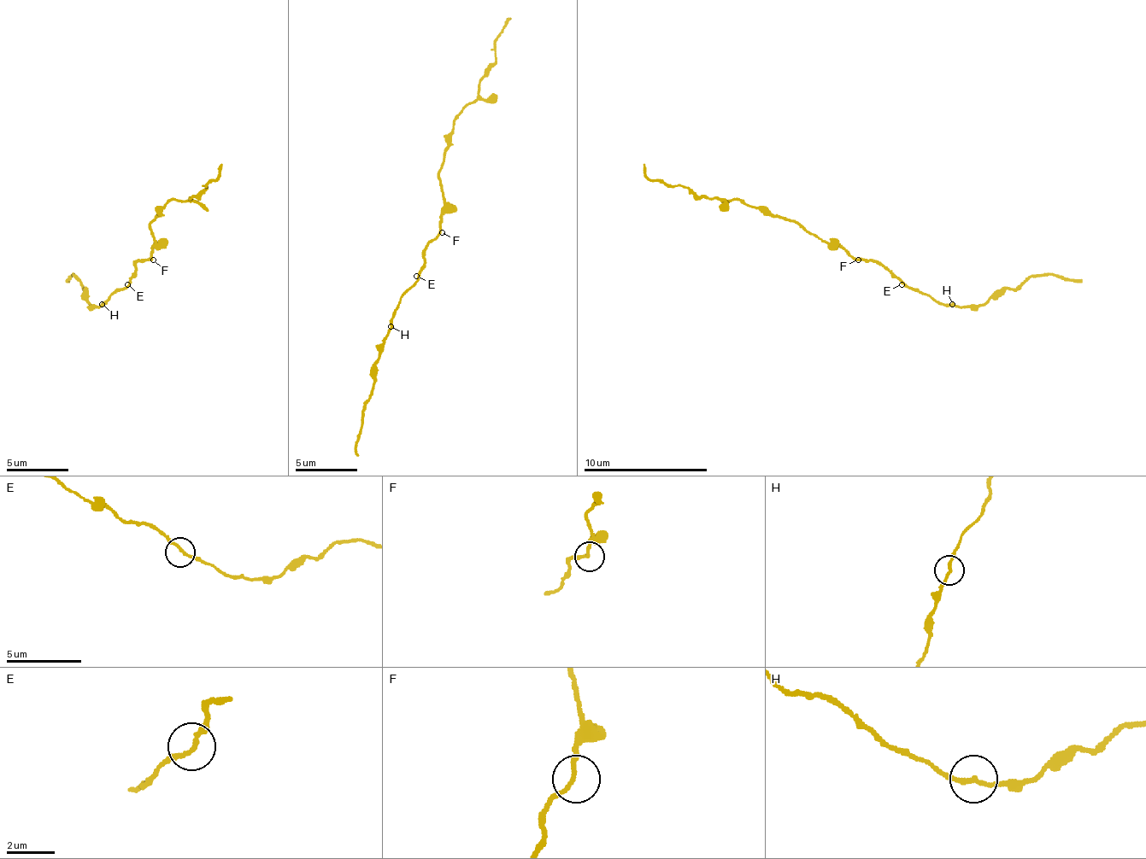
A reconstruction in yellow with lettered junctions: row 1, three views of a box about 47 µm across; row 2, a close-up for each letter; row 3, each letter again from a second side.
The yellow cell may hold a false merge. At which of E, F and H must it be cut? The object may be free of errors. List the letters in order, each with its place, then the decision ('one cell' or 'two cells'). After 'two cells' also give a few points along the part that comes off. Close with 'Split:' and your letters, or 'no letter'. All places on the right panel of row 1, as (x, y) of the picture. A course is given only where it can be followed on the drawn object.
E: place (902, 284); one cell
F: place (858, 260); one cell
H: place (952, 304); two cells; course (951, 303), (979, 306), (1020, 288), (1038, 275), (1082, 278)
Split: H

